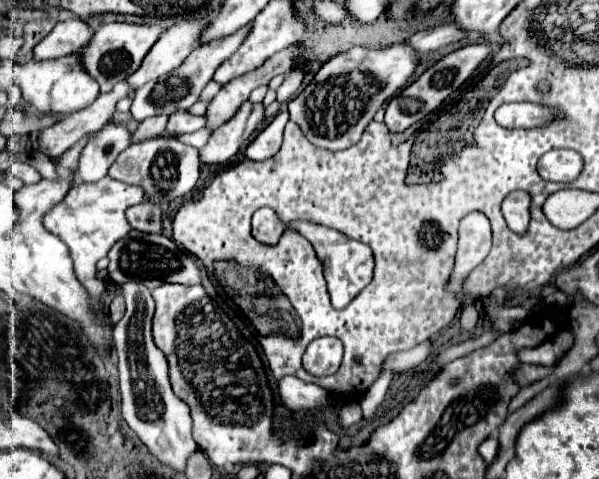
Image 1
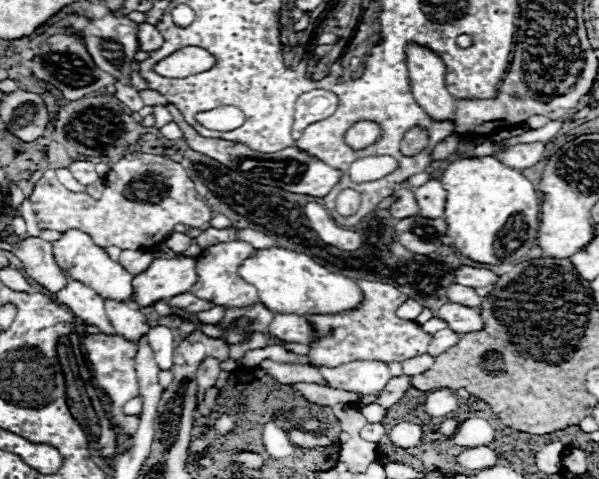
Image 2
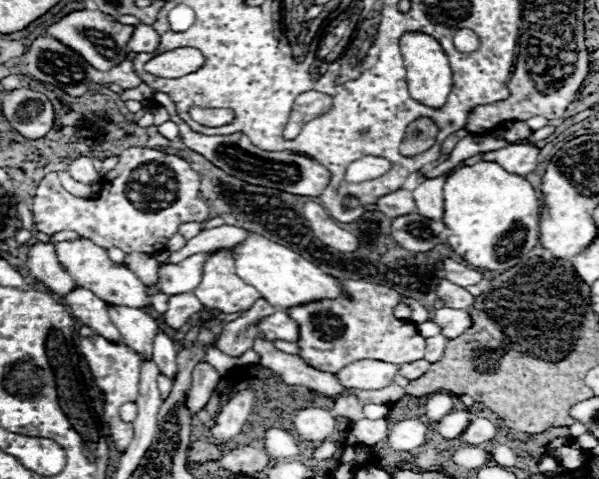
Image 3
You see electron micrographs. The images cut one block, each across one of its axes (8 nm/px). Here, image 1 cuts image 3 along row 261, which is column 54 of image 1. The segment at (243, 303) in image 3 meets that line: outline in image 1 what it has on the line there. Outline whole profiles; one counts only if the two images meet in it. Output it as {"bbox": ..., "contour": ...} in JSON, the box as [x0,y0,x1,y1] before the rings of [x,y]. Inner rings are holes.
{"bbox":[44,176,144,298],"contour":[[[106,176],[104,180],[98,180],[96,184],[80,184],[72,188],[66,194],[66,198],[60,204],[56,204],[44,218],[44,226],[52,234],[56,234],[60,240],[64,240],[64,244],[68,246],[72,262],[74,262],[76,278],[94,296],[102,298],[106,290],[104,282],[96,278],[96,262],[108,254],[108,250],[112,248],[112,244],[116,244],[116,240],[122,240],[130,232],[124,212],[126,208],[140,202],[144,202],[142,188],[136,188],[132,184],[124,184]]]}

